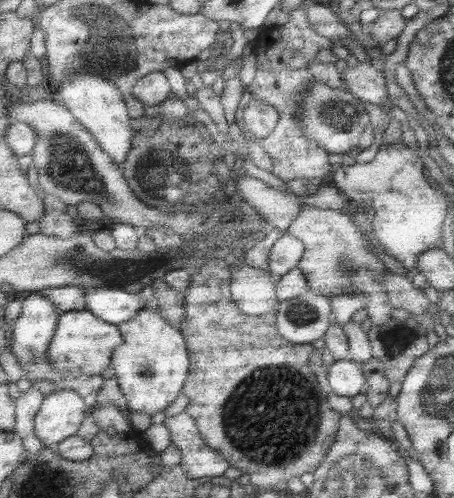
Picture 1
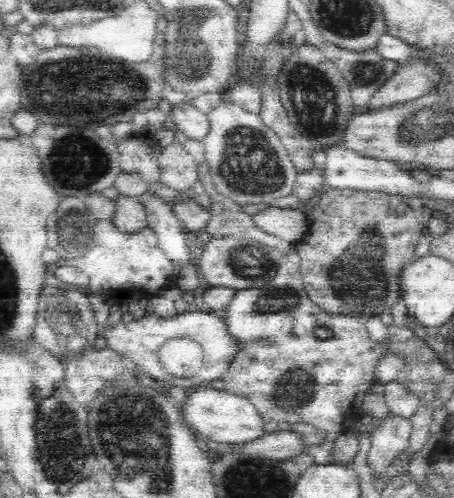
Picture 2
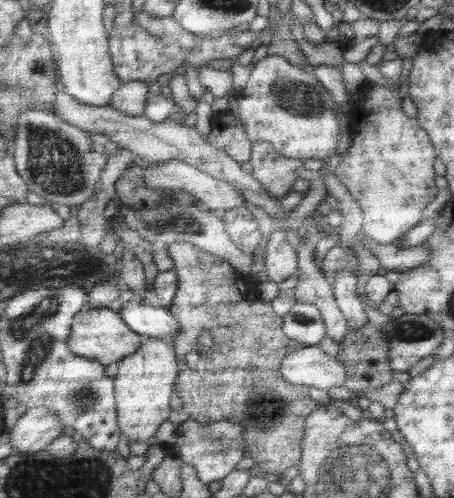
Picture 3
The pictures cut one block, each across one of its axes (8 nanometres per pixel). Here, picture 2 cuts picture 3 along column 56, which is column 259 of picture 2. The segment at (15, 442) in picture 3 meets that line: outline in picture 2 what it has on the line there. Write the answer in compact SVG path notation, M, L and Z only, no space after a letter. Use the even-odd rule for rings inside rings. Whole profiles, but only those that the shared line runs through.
M198 388L184 400L180 408L182 408L184 422L202 440L214 440L214 442L220 442L222 446L232 446L232 444L252 444L254 440L260 440L262 436L266 436L264 422L258 408L248 398L230 394L226 390Z

